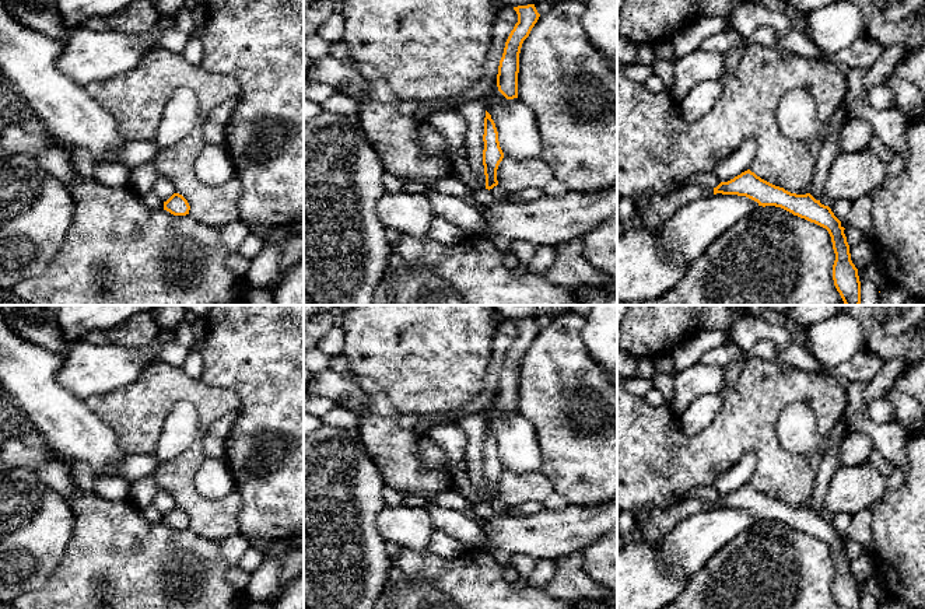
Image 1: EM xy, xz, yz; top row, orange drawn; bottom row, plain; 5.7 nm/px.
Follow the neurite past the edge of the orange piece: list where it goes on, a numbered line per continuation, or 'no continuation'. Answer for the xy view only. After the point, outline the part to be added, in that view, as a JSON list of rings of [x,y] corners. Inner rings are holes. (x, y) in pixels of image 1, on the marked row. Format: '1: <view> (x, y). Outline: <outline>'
no continuation

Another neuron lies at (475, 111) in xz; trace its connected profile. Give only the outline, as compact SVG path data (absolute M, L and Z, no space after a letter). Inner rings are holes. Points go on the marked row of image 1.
M480 99L463 102L458 109L458 112L466 119L467 123L465 147L467 151L469 165L481 188L486 188L483 165L486 111L486 104Z

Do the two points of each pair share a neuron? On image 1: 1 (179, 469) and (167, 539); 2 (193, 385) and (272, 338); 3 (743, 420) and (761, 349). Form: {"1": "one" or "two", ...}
{"1": "two", "2": "two", "3": "two"}

